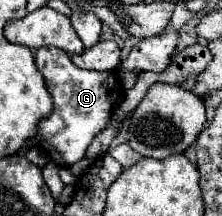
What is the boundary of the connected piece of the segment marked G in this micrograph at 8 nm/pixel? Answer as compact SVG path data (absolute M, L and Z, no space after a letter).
M39 47L35 51L35 65L45 79L47 91L51 93L53 111L39 121L37 133L35 137L31 137L31 141L27 141L27 145L47 151L59 165L77 163L85 157L85 151L93 137L105 129L111 109L123 95L121 83L115 73L99 73L77 67L71 57L57 47Z

